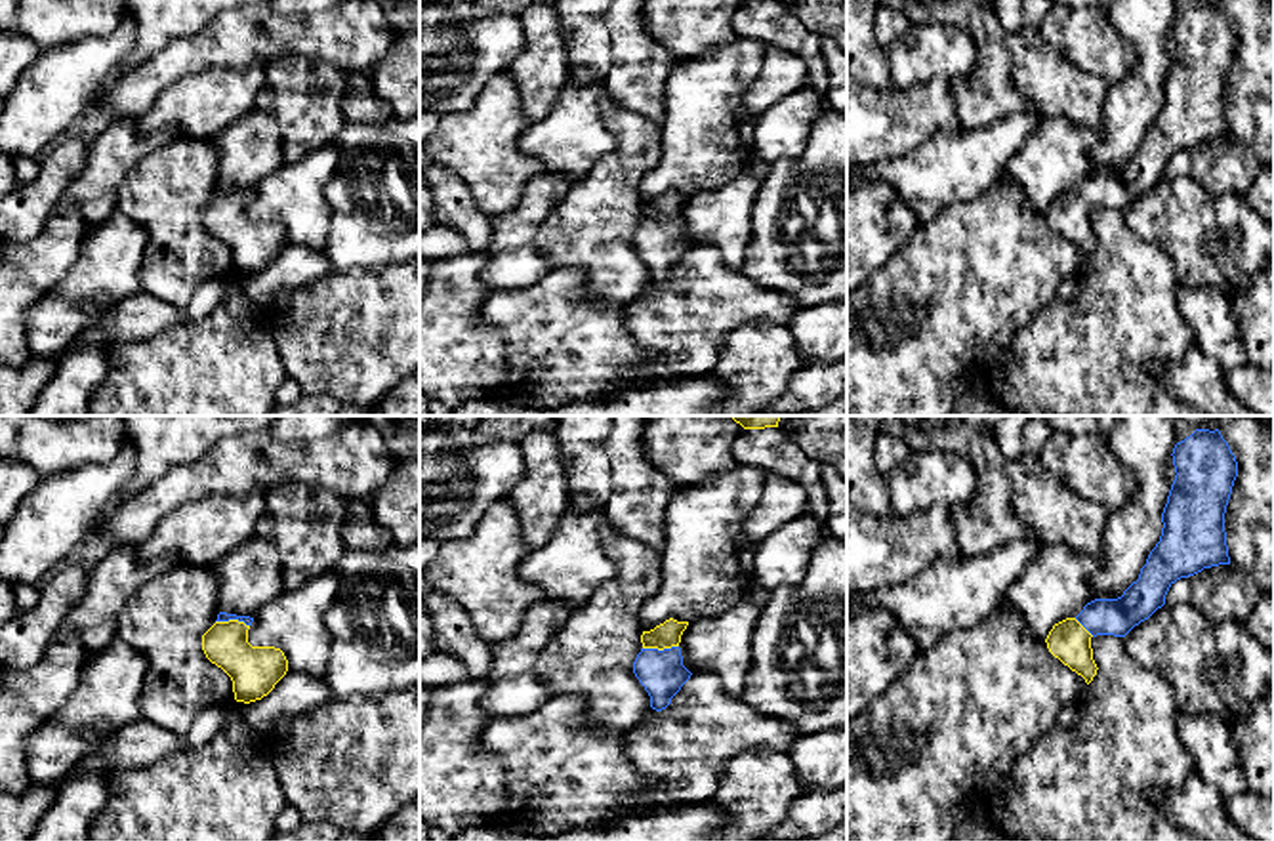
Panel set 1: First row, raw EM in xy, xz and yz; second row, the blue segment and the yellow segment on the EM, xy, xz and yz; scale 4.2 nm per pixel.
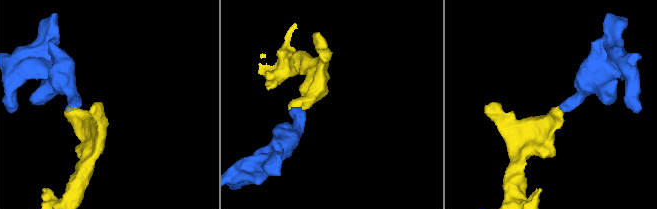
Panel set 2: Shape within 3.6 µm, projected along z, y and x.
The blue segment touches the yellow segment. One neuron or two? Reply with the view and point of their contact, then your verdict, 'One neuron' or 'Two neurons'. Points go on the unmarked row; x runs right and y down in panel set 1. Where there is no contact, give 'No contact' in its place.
Touches blue at xz (660, 224). One neuron

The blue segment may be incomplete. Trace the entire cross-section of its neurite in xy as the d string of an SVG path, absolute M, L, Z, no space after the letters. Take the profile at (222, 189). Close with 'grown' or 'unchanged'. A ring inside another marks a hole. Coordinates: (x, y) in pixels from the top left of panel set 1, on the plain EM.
M219 185L216 196L202 208L206 231L231 250L235 273L244 277L267 269L288 244L280 221L248 215L252 195L250 189Z; grown

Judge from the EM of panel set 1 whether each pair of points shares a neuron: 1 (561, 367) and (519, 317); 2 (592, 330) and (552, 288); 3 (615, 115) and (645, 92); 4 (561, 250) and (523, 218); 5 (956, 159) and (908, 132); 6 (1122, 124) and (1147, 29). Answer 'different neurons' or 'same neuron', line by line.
1: same neuron
2: same neuron
3: different neurons
4: different neurons
5: different neurons
6: same neuron

